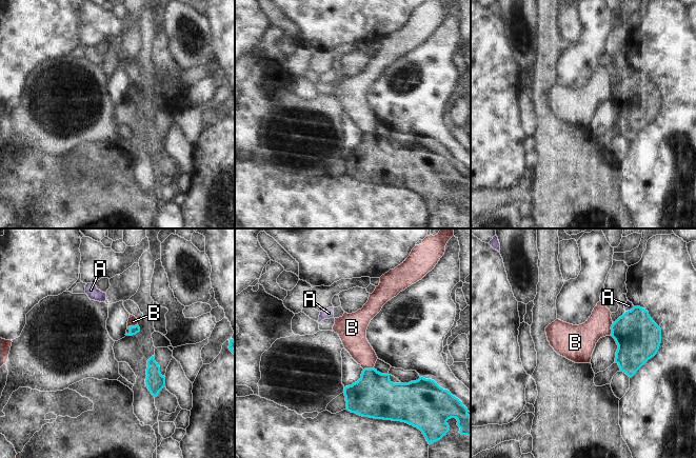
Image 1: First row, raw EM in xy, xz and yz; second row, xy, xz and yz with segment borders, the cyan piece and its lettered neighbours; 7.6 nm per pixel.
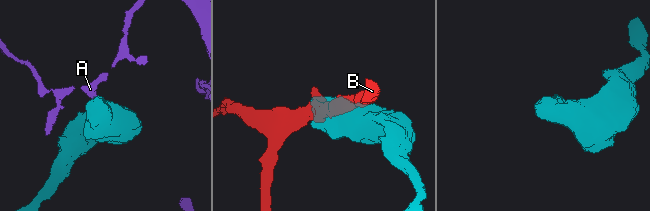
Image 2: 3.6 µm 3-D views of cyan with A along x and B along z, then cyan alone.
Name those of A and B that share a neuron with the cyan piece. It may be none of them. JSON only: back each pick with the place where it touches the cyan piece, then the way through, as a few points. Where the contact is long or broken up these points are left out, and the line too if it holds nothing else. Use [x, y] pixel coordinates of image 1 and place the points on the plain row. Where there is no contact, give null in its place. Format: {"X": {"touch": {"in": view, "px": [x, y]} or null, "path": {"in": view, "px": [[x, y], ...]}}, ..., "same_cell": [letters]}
{"same_cell": []}

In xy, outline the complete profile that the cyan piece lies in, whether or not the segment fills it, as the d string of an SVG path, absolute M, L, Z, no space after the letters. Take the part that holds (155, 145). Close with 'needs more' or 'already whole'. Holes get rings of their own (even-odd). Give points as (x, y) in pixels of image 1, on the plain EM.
M152 120L147 124L146 139L146 151L155 162L158 160L159 156L165 152L165 141L161 139L160 131L155 125L155 120Z | already whole

